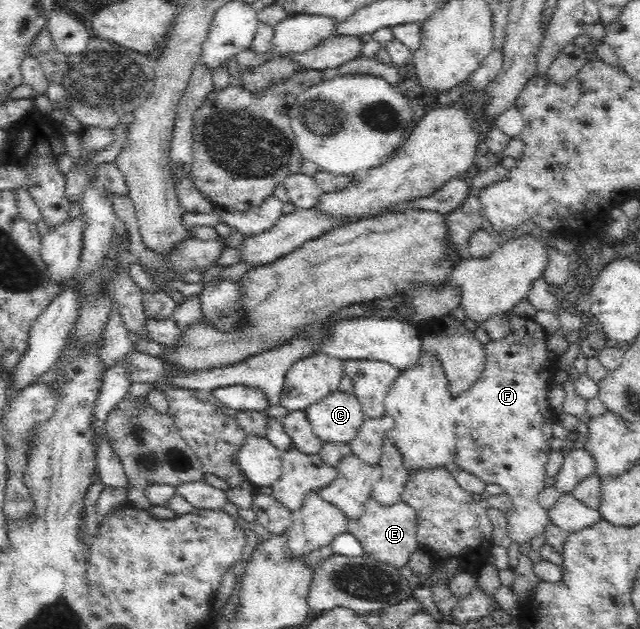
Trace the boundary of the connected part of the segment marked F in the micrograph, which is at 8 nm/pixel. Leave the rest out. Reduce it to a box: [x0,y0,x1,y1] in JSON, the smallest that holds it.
[453,310,557,544]

